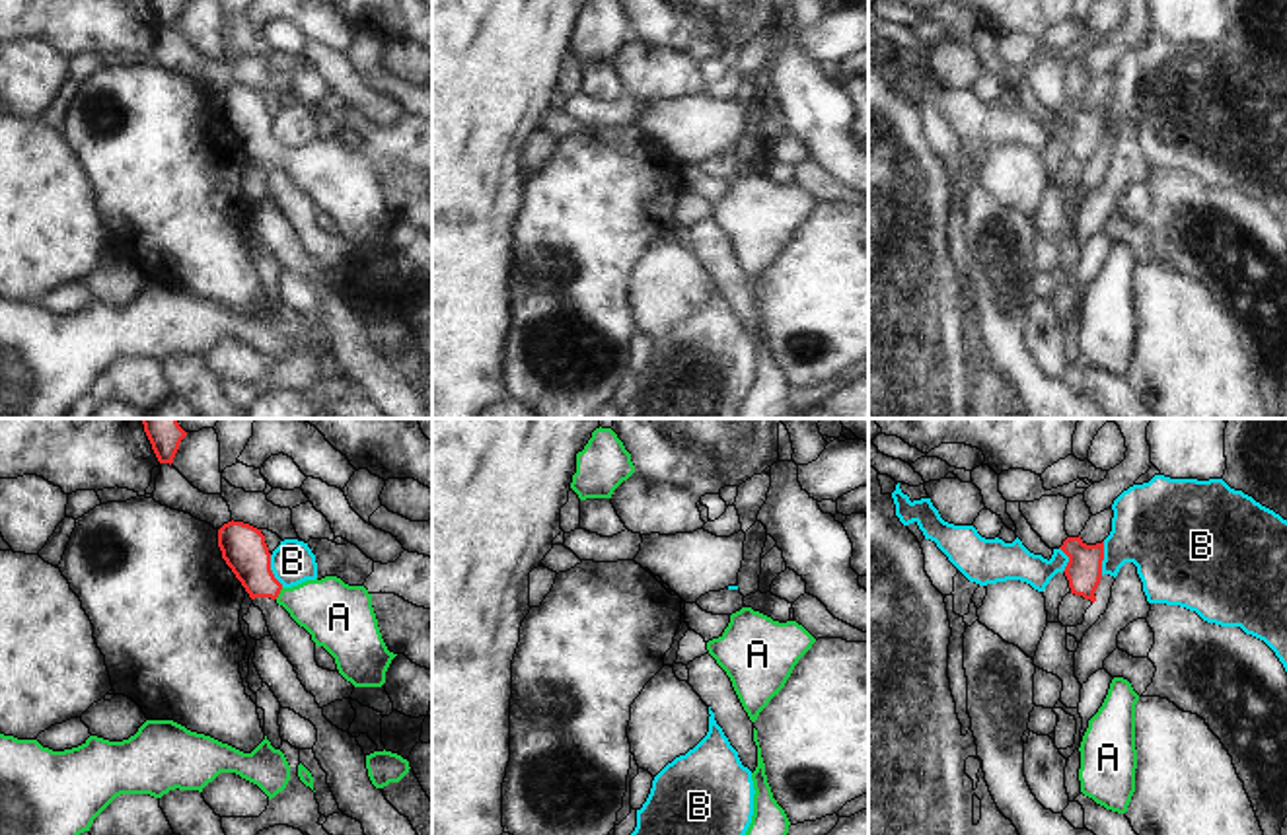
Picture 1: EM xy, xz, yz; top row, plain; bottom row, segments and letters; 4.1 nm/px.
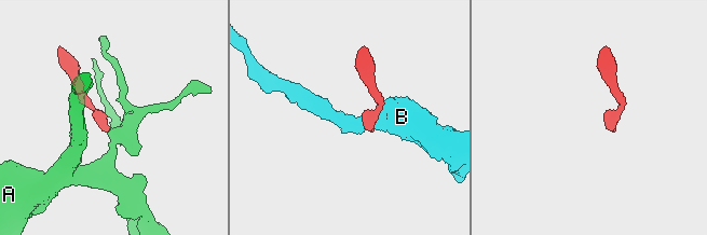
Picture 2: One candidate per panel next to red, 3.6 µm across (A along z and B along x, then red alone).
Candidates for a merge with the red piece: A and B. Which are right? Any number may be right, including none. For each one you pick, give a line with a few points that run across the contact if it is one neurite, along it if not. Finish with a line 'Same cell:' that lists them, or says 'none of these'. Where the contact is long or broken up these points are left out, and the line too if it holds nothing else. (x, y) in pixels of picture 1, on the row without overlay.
A: line xy (244, 113), (252, 131), (279, 156), (335, 178)
Same cell: A

